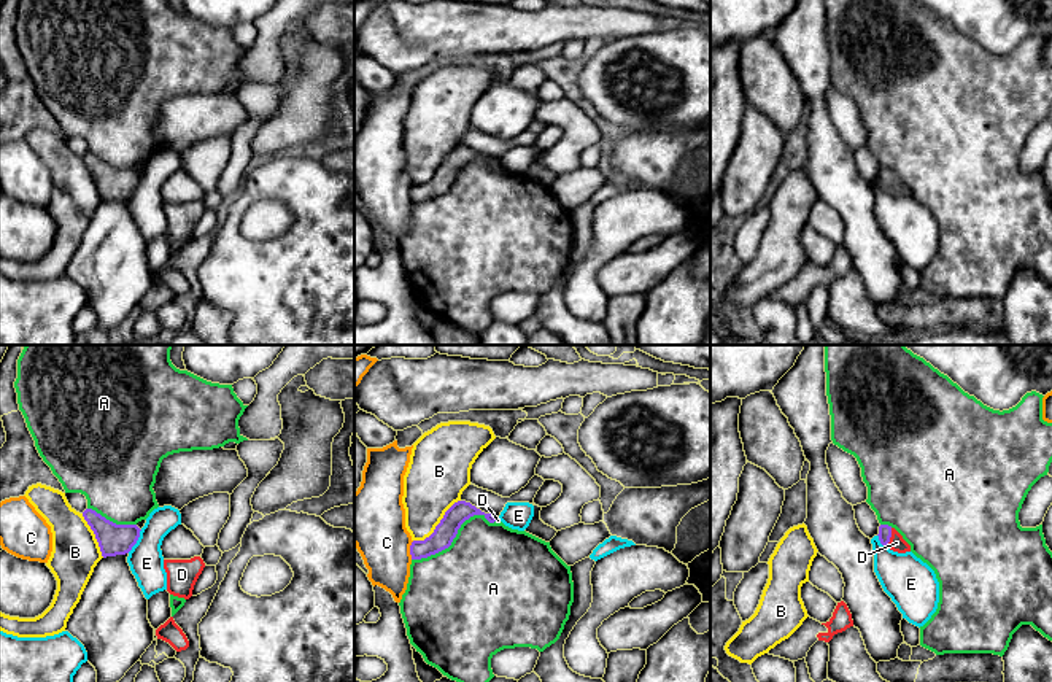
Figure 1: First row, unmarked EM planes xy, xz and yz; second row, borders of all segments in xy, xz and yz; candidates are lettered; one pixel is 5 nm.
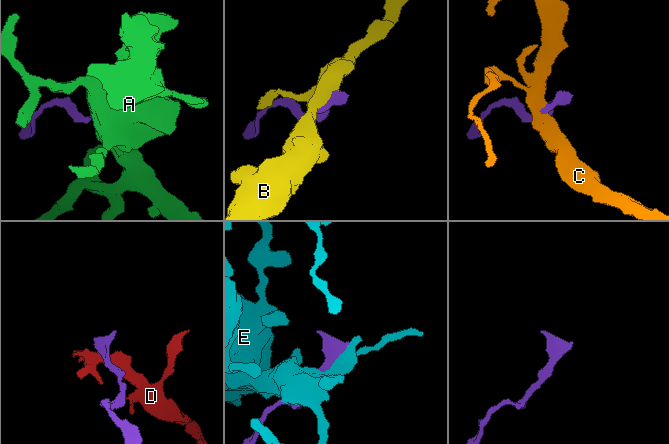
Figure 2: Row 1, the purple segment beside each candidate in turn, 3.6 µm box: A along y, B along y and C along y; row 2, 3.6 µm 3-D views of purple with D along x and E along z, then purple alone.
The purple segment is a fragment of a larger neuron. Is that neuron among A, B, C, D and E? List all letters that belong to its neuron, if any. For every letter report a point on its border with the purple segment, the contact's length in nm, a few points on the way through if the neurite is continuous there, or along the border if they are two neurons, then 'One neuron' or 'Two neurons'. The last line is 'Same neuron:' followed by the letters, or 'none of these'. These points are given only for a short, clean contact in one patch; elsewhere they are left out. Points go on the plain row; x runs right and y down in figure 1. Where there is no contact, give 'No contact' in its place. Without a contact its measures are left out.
A: Touches purple at xz (455, 180). Shared border 500 nm. Two neurons
B: Touches purple at xz (437, 169). Shared border 320 nm. Two neurons
C: Touches purple at xz (410, 194). Shared border 100 nm. Boundary: xz (413, 185), (410, 202). Two neurons
D: Touches purple at yz (890, 180). Shared border 100 nm. Path across: yz (884, 178), (890, 180), (897, 186). One neuron
E: Touches purple at xy (137, 183). Shared border 140 nm. Two neurons
Same neuron: D

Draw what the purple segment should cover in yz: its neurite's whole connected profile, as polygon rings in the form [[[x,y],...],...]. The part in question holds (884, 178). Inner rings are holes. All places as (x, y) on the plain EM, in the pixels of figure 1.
[[[888,169],[879,170],[879,184],[882,189],[888,191],[893,196],[906,197],[911,196],[911,189],[903,183],[903,180]]]

